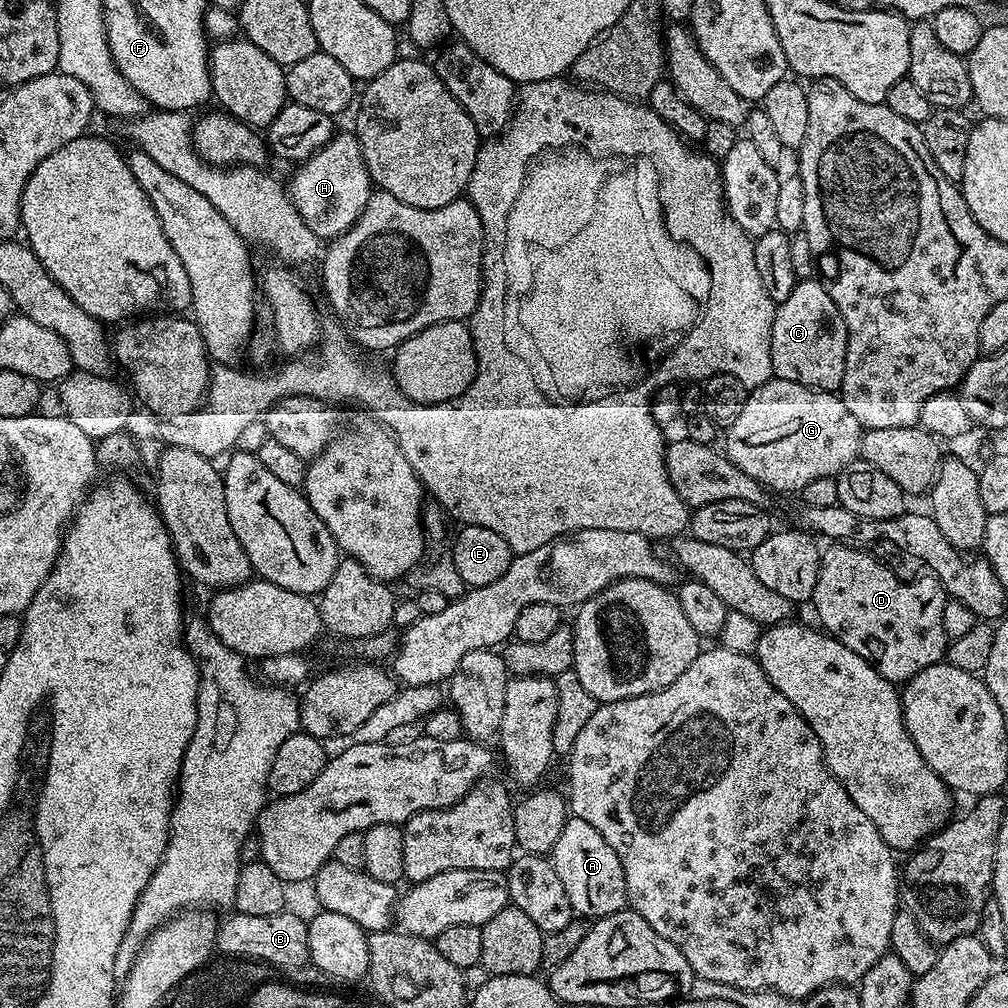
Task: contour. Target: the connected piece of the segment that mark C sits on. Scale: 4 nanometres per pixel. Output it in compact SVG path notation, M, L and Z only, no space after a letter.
M819 279L799 281L790 298L779 304L772 323L772 371L775 379L798 382L817 392L836 392L842 382L848 331L834 298L826 294Z

